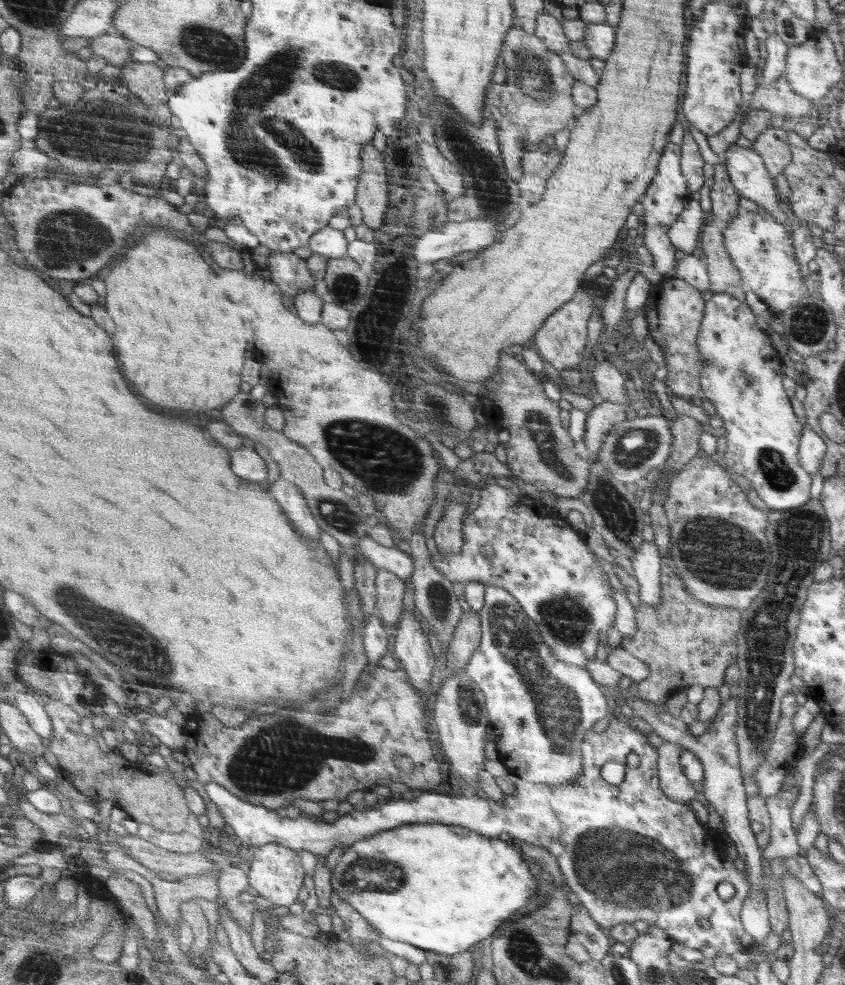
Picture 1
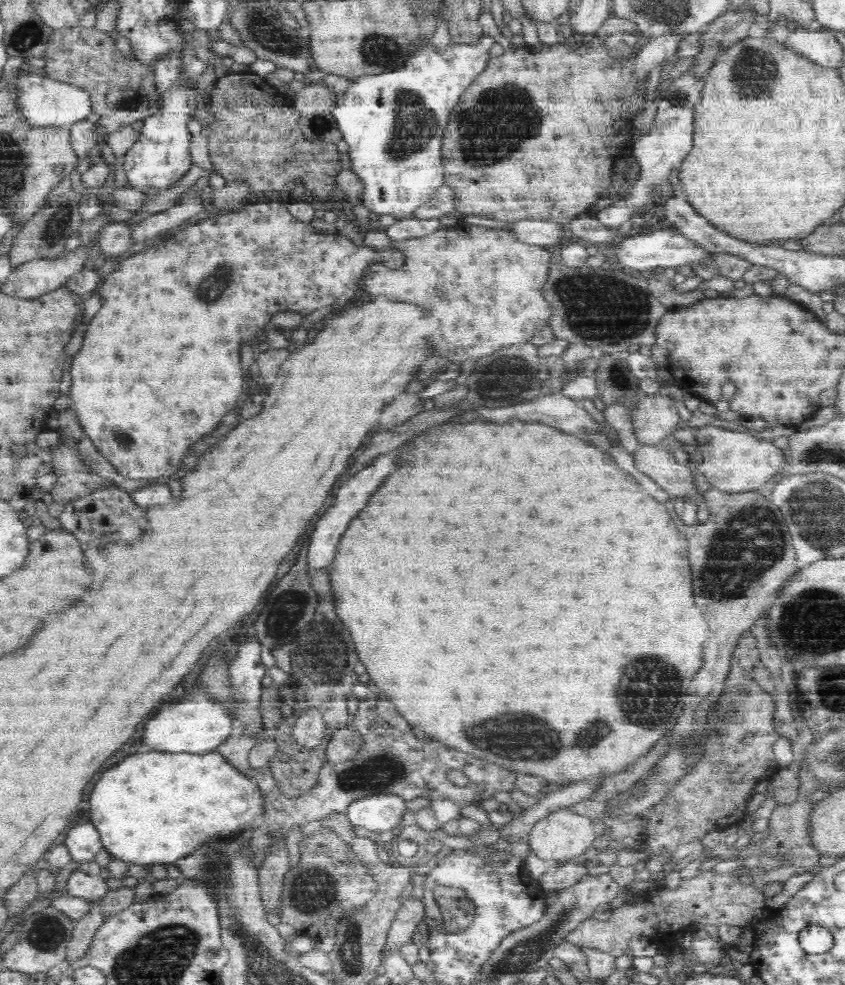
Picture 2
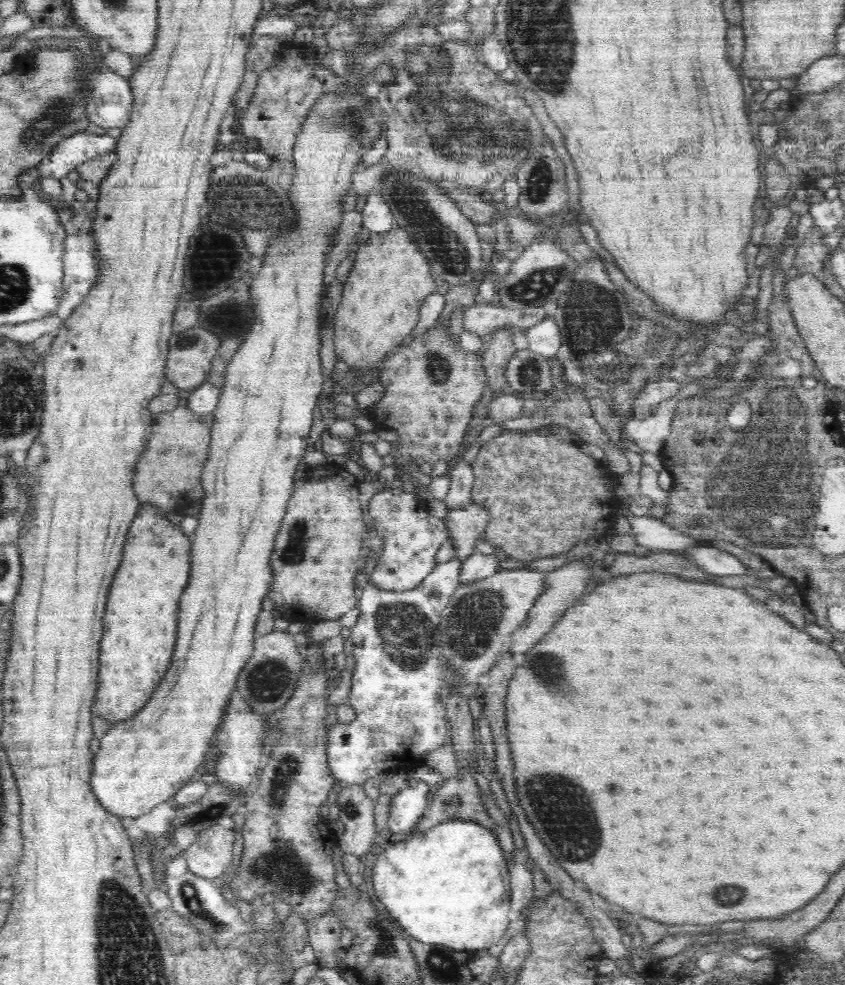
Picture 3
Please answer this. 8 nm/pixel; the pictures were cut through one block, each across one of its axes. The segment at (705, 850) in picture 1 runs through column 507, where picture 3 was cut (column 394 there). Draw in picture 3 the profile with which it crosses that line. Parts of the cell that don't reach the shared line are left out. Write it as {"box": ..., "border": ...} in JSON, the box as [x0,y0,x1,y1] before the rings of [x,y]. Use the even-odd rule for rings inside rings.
{"box":[387,777,433,834],"border":[[[411,777],[404,780],[408,781],[408,786],[402,788],[395,795],[393,795],[392,802],[390,802],[390,812],[387,820],[387,827],[394,834],[409,833],[412,828],[420,822],[420,818],[424,816],[424,812],[427,810],[427,806],[430,802],[430,796],[433,790],[430,789],[424,781],[416,781]]]}

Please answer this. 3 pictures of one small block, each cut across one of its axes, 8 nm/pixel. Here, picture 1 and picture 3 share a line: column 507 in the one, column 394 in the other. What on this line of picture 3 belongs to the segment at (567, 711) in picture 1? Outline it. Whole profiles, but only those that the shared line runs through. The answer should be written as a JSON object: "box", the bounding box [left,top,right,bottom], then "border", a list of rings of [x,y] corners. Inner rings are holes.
{"box":[326,556,463,785],"border":[[[455,556],[444,563],[437,564],[428,576],[421,580],[418,588],[408,589],[406,592],[395,592],[395,590],[380,590],[376,584],[372,583],[370,578],[363,591],[361,591],[360,601],[358,606],[360,613],[357,618],[355,626],[351,628],[350,640],[352,640],[352,648],[354,655],[354,671],[352,672],[352,685],[349,694],[348,703],[354,710],[354,716],[350,724],[334,724],[330,728],[330,732],[326,734],[326,756],[327,764],[333,780],[339,782],[340,785],[362,785],[366,780],[376,777],[383,772],[394,771],[398,768],[410,769],[413,766],[422,766],[425,764],[426,755],[435,748],[446,746],[449,743],[449,727],[447,726],[446,713],[444,701],[439,698],[441,690],[443,689],[443,670],[441,670],[441,650],[439,647],[439,626],[442,612],[447,608],[450,597],[456,592],[459,587],[459,576],[463,562],[460,561],[459,556]]]}

